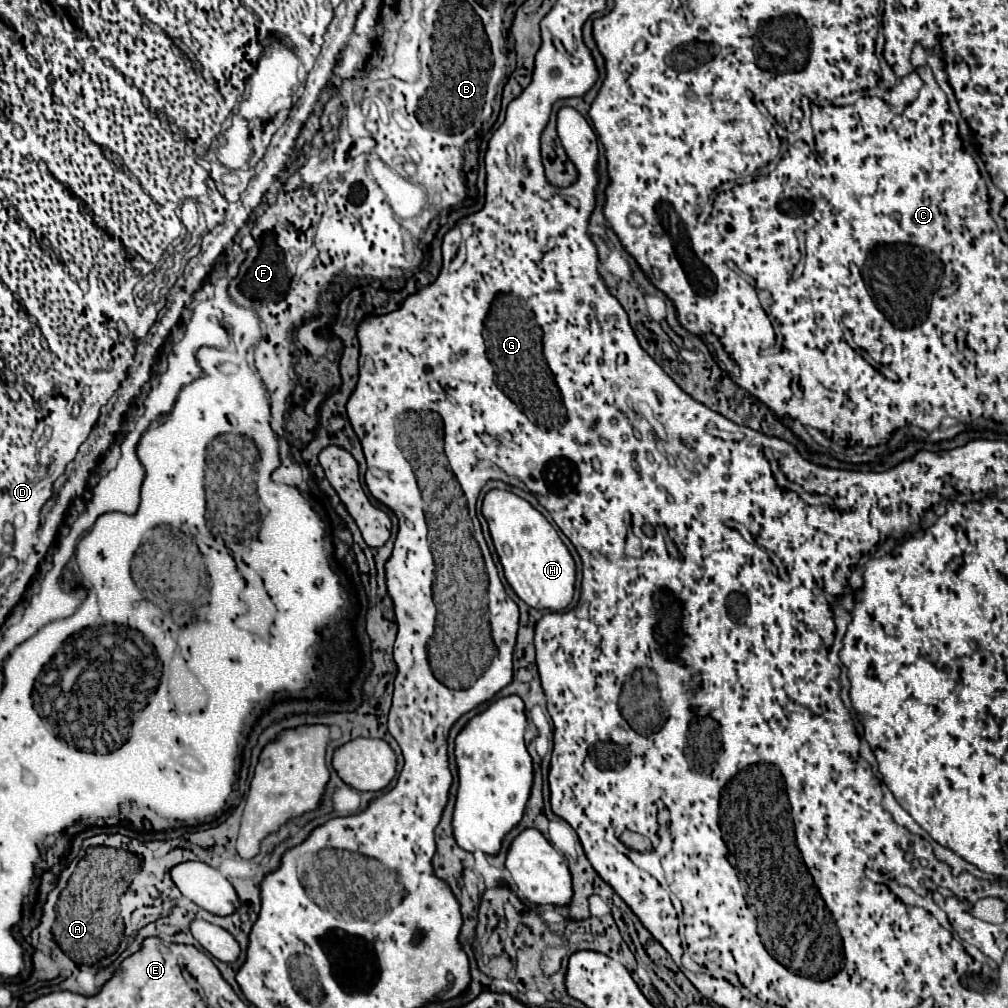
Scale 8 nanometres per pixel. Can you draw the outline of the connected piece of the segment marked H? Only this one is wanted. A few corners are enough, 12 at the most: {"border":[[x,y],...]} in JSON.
{"border":[[490,490],[482,504],[512,590],[564,610],[576,564],[530,502]]}

